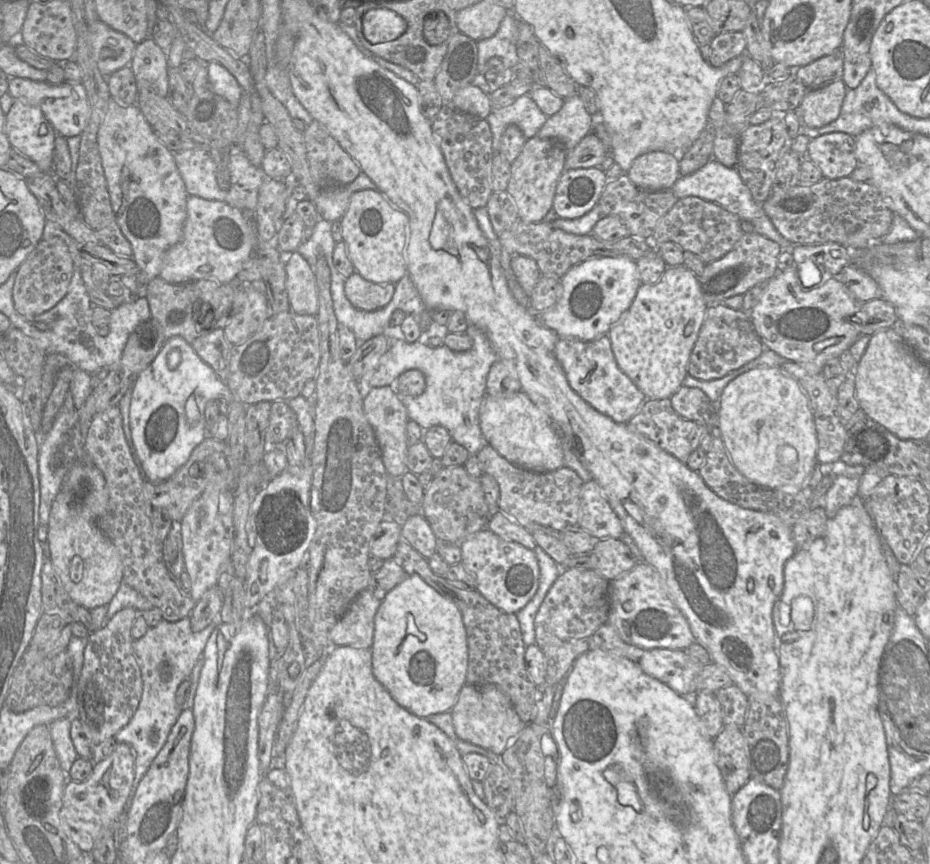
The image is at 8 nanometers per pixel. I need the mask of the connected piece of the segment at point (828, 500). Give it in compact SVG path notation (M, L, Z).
M838 460L830 473L832 484L824 495L823 508L828 518L844 506L850 504L858 496L858 486L865 467L850 466Z

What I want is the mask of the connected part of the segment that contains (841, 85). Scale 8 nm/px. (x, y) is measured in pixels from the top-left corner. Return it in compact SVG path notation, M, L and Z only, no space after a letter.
M843 79L821 88L808 89L796 110L801 122L817 128L834 121L840 114L847 90Z

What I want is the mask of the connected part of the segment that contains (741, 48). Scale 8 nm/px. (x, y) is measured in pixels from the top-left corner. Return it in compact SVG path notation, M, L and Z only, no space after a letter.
M742 31L721 32L715 35L709 46L709 64L713 67L721 67L746 52L746 39Z

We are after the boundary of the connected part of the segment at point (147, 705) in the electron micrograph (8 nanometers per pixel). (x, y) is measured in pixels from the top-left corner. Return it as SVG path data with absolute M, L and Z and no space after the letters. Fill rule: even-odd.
M189 617L177 622L169 622L163 619L157 626L149 627L142 638L134 639L133 650L142 676L142 695L132 718L114 737L118 743L128 744L135 755L135 776L126 808L132 804L141 779L164 746L182 711L176 701L176 692L179 685L191 676L195 664L203 657L210 635L220 623L222 622L219 620L214 621L202 631L193 632ZM151 732L157 733L158 739L156 742L151 741Z

